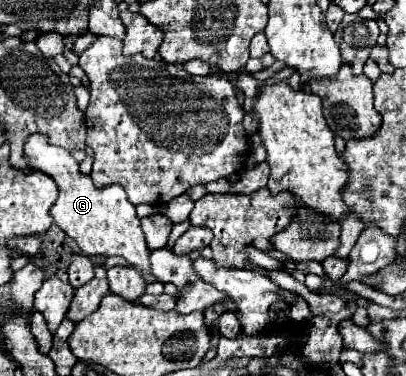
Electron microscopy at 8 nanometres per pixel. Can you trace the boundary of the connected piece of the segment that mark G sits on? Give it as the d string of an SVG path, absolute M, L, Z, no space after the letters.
M29 134L23 148L27 164L35 170L49 174L55 180L59 188L59 198L51 208L51 216L55 224L77 242L83 254L123 256L131 266L149 272L149 248L145 244L145 236L135 214L135 206L129 202L125 190L119 184L95 188L91 176L79 170L79 164L71 156L71 152L49 144L49 138L45 138L45 134Z

